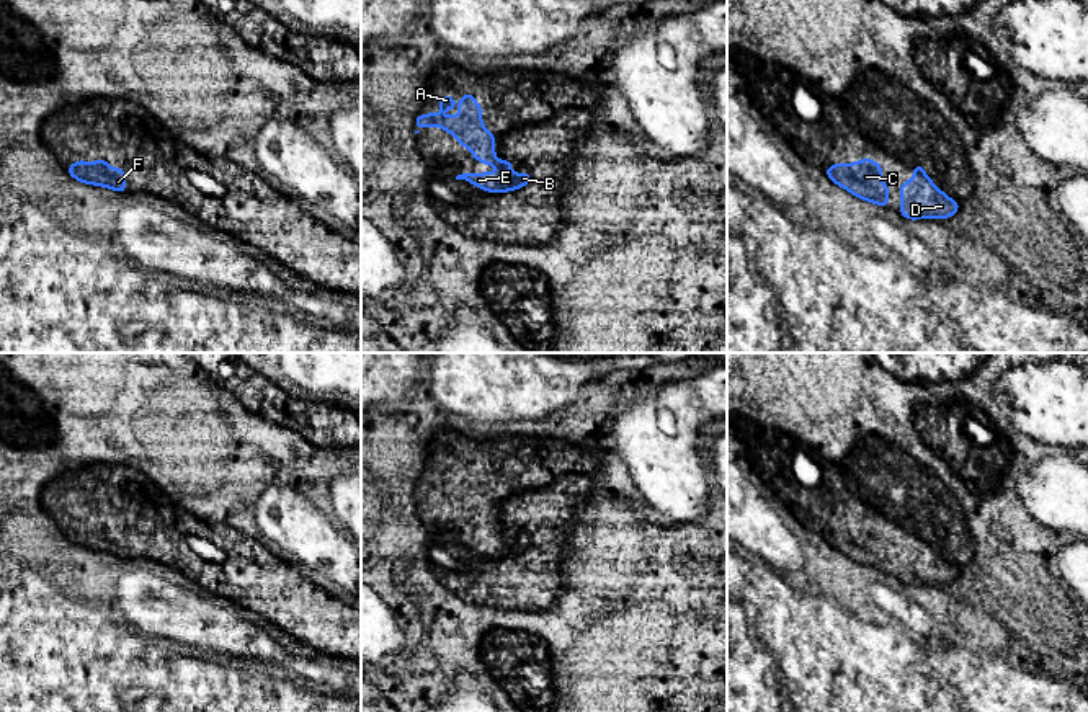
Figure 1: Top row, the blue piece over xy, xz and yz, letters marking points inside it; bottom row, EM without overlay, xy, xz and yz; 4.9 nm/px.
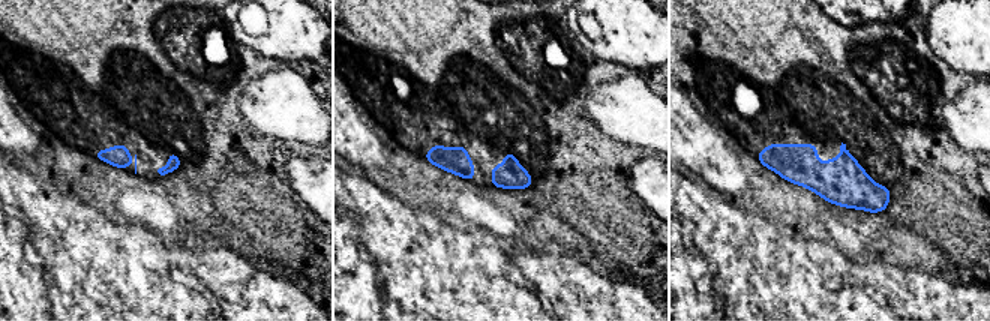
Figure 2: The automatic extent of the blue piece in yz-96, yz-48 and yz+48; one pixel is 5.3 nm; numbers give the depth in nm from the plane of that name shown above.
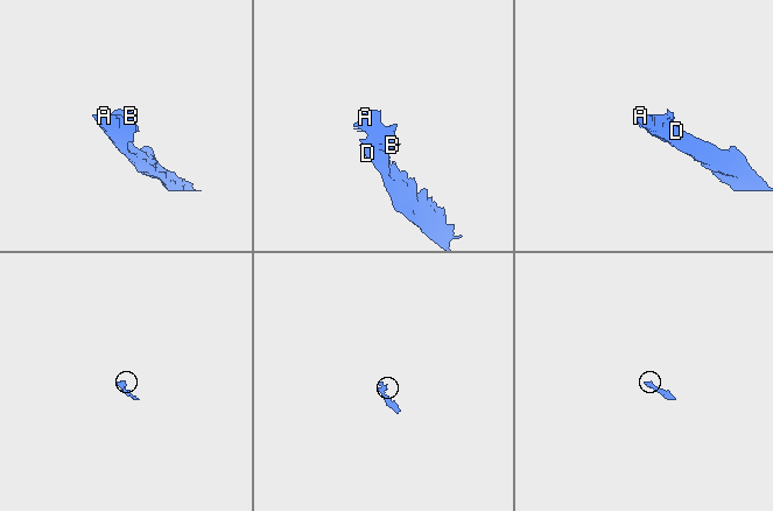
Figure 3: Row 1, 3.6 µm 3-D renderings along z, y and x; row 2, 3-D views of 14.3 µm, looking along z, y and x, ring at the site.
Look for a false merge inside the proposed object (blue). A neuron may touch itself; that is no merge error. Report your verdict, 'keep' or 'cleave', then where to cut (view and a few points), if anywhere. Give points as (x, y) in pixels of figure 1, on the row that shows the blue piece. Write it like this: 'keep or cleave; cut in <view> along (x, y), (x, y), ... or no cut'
keep; no cut

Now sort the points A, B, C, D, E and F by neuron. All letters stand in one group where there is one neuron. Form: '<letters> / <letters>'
A B C D E F

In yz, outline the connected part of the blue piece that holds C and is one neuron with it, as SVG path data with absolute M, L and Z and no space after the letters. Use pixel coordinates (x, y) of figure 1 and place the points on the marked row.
M872 158L856 163L835 163L825 175L859 199L889 207L889 186L882 181L882 167Z

